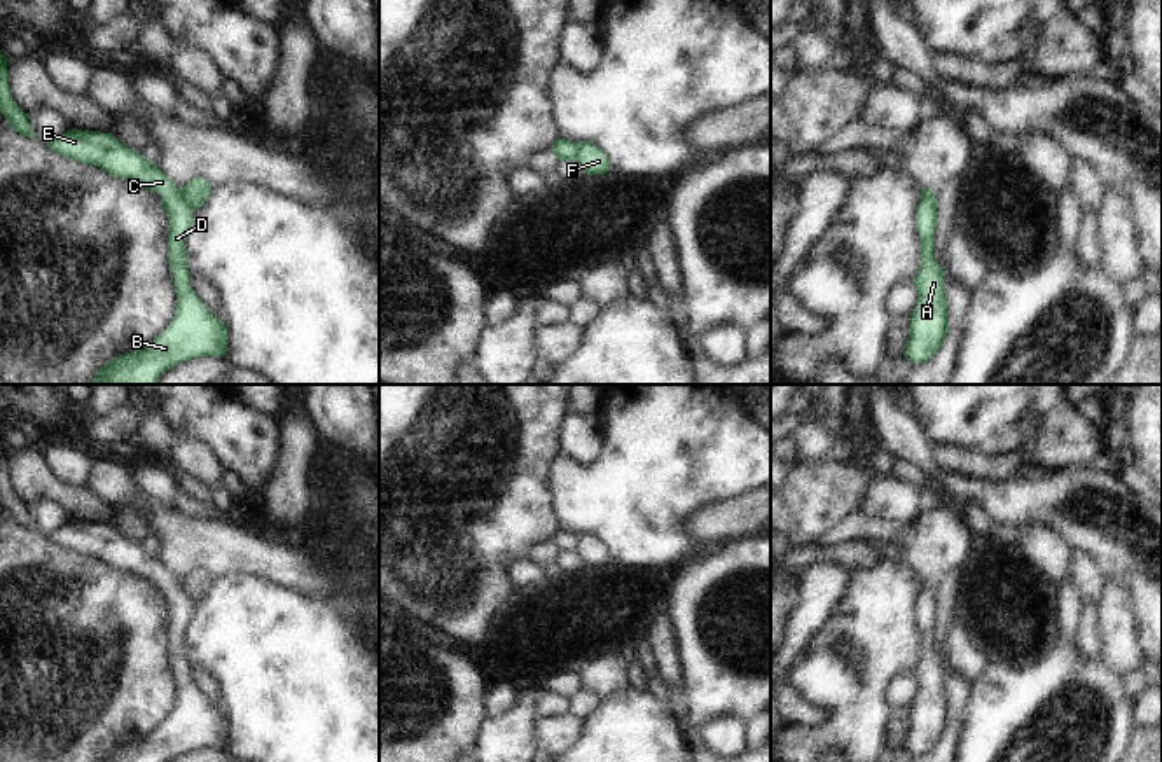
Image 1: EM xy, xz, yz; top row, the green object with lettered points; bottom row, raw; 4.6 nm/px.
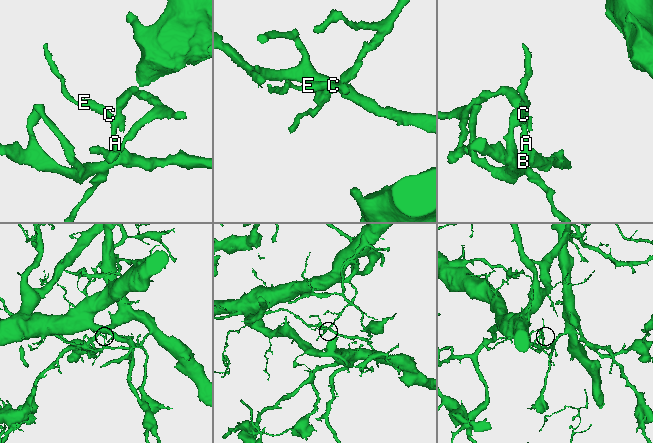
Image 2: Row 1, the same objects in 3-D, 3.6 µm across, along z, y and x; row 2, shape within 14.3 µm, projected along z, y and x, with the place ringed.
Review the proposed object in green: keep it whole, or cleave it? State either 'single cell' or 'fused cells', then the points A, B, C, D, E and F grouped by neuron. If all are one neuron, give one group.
fused cells; groups A B C D E / F

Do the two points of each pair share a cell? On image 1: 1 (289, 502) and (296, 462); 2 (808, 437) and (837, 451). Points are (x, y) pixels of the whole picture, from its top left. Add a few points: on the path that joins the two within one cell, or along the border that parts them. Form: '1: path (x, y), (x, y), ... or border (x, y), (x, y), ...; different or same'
1: path (289, 491), (292, 472); same
2: path (815, 443), (830, 446); same

